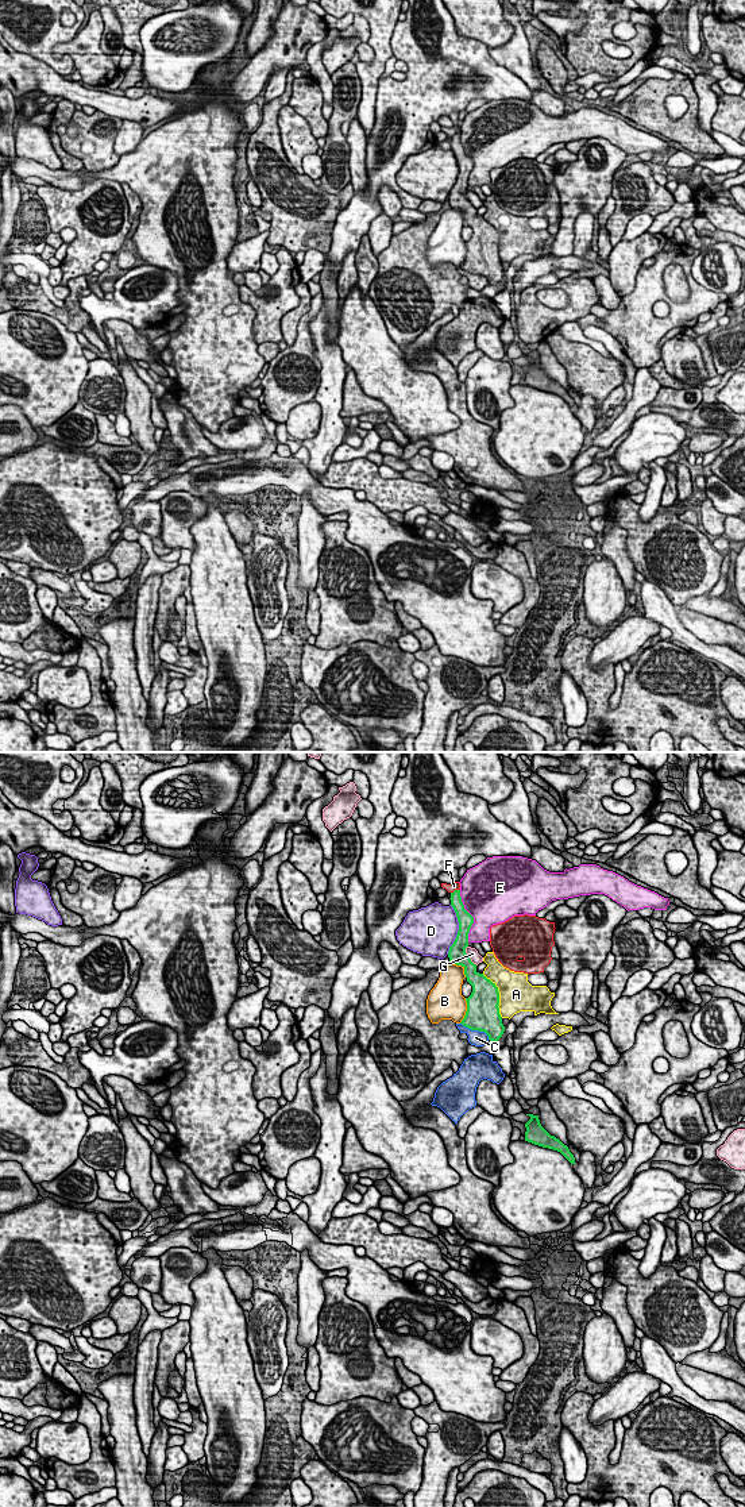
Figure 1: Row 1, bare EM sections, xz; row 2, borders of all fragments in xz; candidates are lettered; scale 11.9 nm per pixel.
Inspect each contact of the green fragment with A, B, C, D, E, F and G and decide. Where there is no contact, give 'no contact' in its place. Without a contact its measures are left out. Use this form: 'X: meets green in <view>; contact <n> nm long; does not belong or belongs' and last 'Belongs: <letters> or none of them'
A: meets green in xz; contact 600 nm long; does not belong
B: meets green in xz; contact 320 nm long; does not belong
C: meets green in xz; contact 400 nm long; does not belong
D: meets green in xz; contact 600 nm long; does not belong
E: meets green in xz; contact 650 nm long; does not belong
F: meets green in xz; contact 120 nm long; does not belong
G: meets green in xz; contact 260 nm long; does not belong
Belongs: none of them

